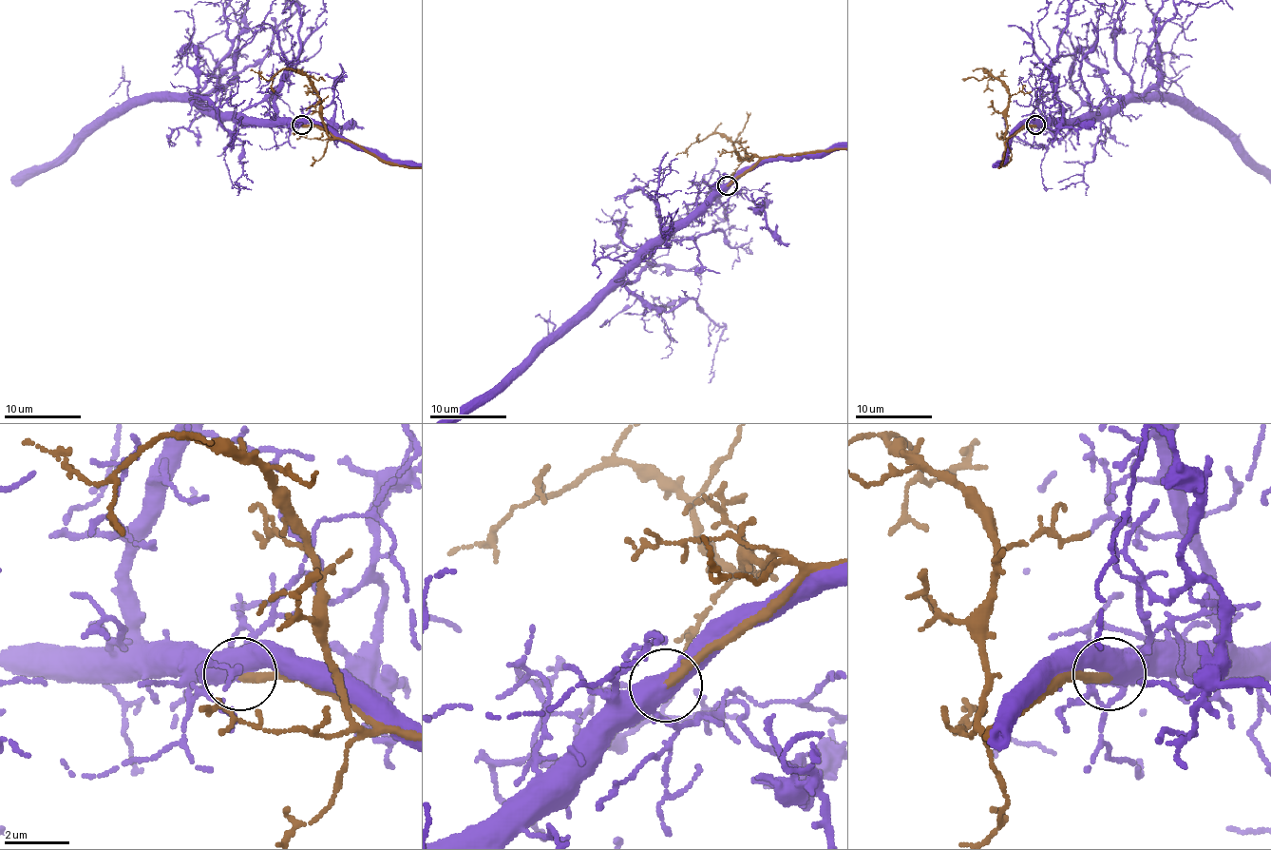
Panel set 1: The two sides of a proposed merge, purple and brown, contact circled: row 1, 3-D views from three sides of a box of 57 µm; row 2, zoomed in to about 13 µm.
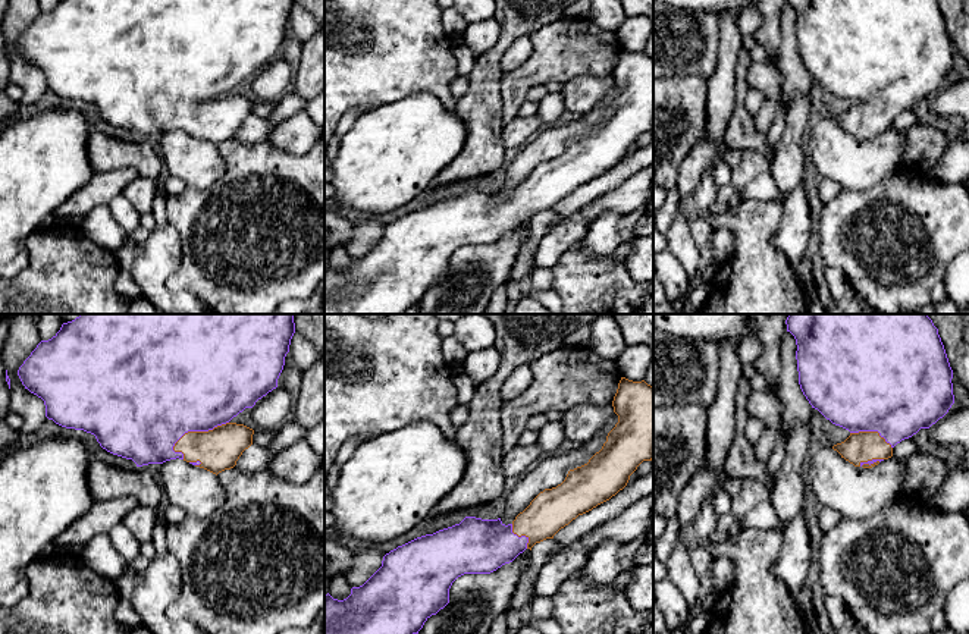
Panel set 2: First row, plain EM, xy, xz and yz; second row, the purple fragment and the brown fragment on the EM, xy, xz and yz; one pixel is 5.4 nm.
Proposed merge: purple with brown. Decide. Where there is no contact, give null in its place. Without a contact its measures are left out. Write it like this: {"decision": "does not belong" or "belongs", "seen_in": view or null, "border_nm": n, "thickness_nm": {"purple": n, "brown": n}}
{"decision": "belongs", "seen_in": "xy", "border_nm": 340, "thickness_nm": {"purple": 500, "brown": 240}}

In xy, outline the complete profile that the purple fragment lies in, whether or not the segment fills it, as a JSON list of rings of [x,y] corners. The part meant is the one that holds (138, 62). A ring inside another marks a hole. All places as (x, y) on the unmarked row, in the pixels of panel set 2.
[[[60,0],[51,10],[37,16],[19,38],[18,47],[25,60],[44,72],[48,91],[66,100],[94,106],[107,123],[132,131],[137,138],[179,129],[217,147],[233,139],[242,123],[253,116],[254,101],[231,91],[277,59],[294,4],[295,0]]]

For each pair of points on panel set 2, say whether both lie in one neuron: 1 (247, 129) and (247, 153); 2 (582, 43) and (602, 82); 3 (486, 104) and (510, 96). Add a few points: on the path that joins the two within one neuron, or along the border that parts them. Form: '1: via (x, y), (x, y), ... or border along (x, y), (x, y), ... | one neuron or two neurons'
1: border along (234, 138), (265, 141) | two neurons
2: border along (611, 74), (577, 75), (565, 82) | two neurons
3: border along (502, 72), (501, 119), (504, 124) | two neurons

